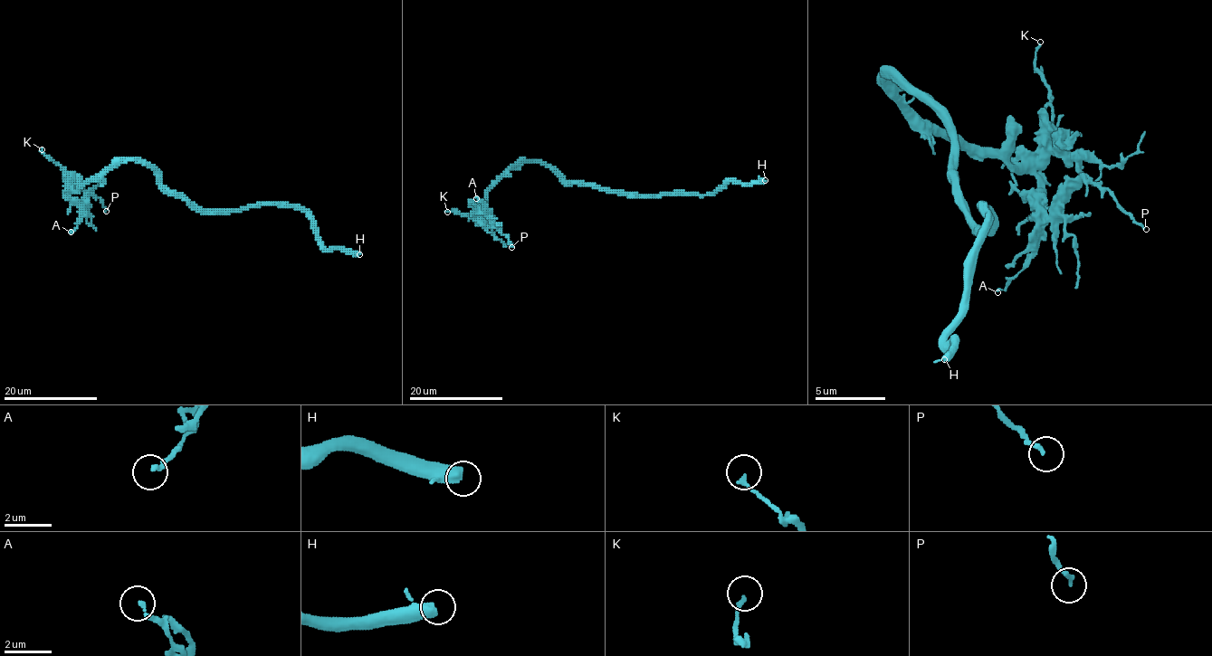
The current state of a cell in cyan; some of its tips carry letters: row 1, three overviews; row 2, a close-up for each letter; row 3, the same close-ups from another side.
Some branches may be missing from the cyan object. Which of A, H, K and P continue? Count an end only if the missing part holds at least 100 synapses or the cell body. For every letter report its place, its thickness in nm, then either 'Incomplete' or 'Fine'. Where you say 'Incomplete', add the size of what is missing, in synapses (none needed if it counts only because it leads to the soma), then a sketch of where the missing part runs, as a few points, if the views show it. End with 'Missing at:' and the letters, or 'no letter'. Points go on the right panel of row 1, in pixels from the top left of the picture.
A: Place: (997, 292). Thickness 160 nm. Fine
H: Place: (944, 359). Thickness 360 nm. Incomplete. Roughly 140 synapses
K: Place: (1040, 42). Thickness 160 nm. Fine
P: Place: (1146, 229). Thickness 170 nm. Fine
Missing at: H

